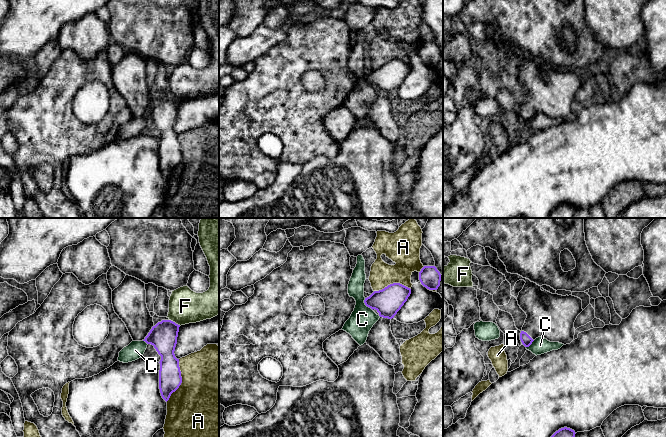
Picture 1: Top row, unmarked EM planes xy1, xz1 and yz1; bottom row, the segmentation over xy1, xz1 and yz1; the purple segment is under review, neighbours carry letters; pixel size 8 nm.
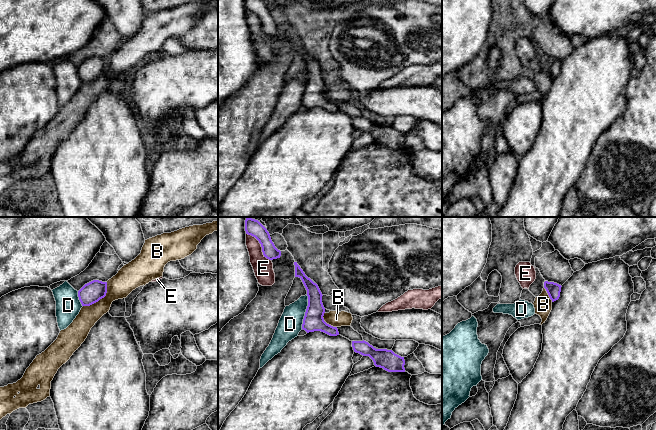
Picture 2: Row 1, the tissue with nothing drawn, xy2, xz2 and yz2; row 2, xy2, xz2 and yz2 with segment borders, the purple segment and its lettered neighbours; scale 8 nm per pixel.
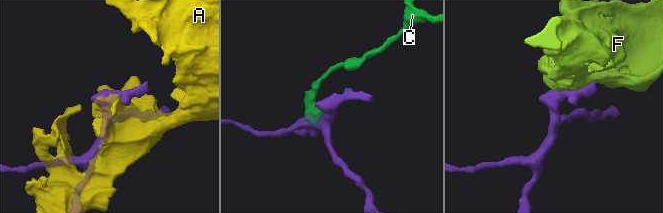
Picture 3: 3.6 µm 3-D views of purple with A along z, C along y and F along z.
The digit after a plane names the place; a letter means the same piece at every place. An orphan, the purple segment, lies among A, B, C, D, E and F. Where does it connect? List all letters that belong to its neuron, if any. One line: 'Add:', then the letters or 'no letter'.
Add: no letter

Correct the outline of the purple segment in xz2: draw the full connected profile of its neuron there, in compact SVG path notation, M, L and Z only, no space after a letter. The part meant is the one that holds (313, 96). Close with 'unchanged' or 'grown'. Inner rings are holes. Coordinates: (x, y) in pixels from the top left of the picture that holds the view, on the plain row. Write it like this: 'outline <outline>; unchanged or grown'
outline M297 38L295 41L295 53L299 53L306 66L308 72L308 82L303 95L302 105L307 109L321 107L330 112L339 111L337 103L333 103L324 97L325 84L322 79L322 69L316 59L308 54Z; unchanged

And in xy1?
outline M126 51L122 59L112 67L112 80L115 89L125 99L133 117L143 116L153 121L161 132L159 165L162 174L167 178L182 159L179 135L174 130L180 101L171 96L162 96L155 101L146 80L145 59L129 51Z; grown

